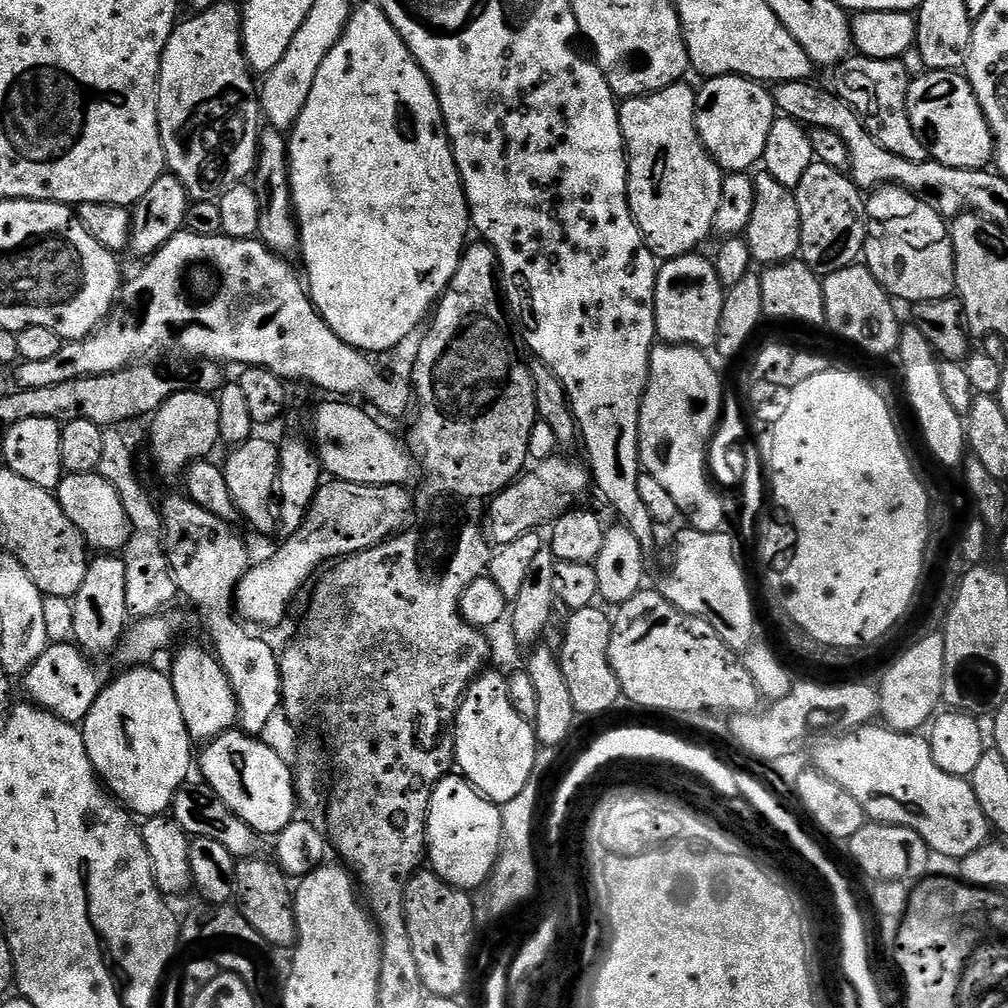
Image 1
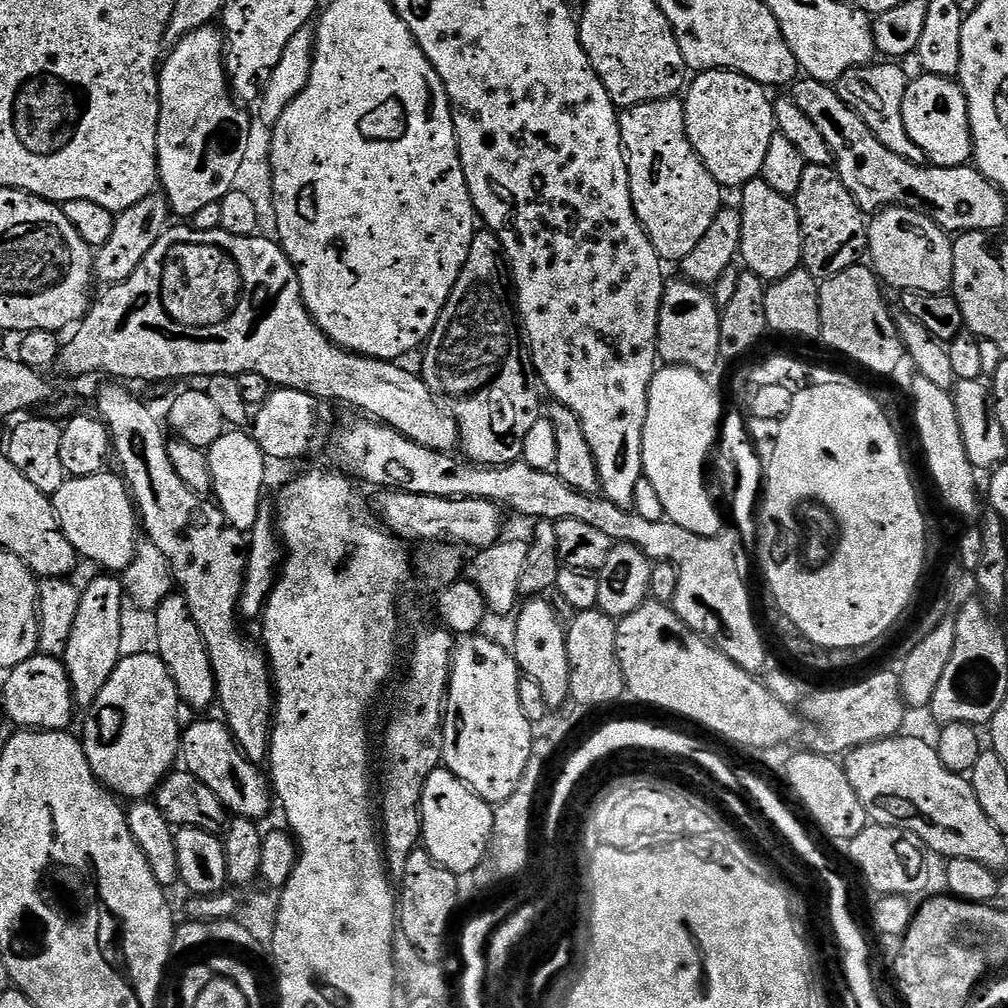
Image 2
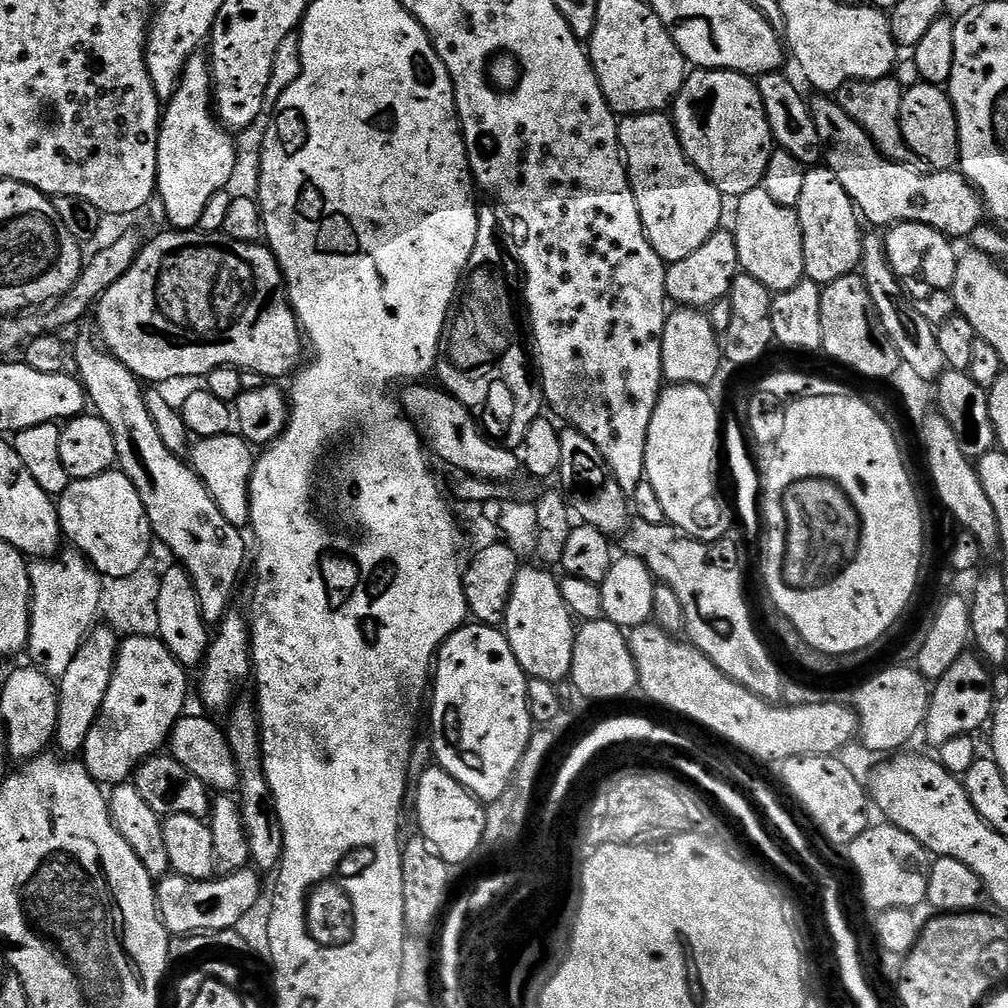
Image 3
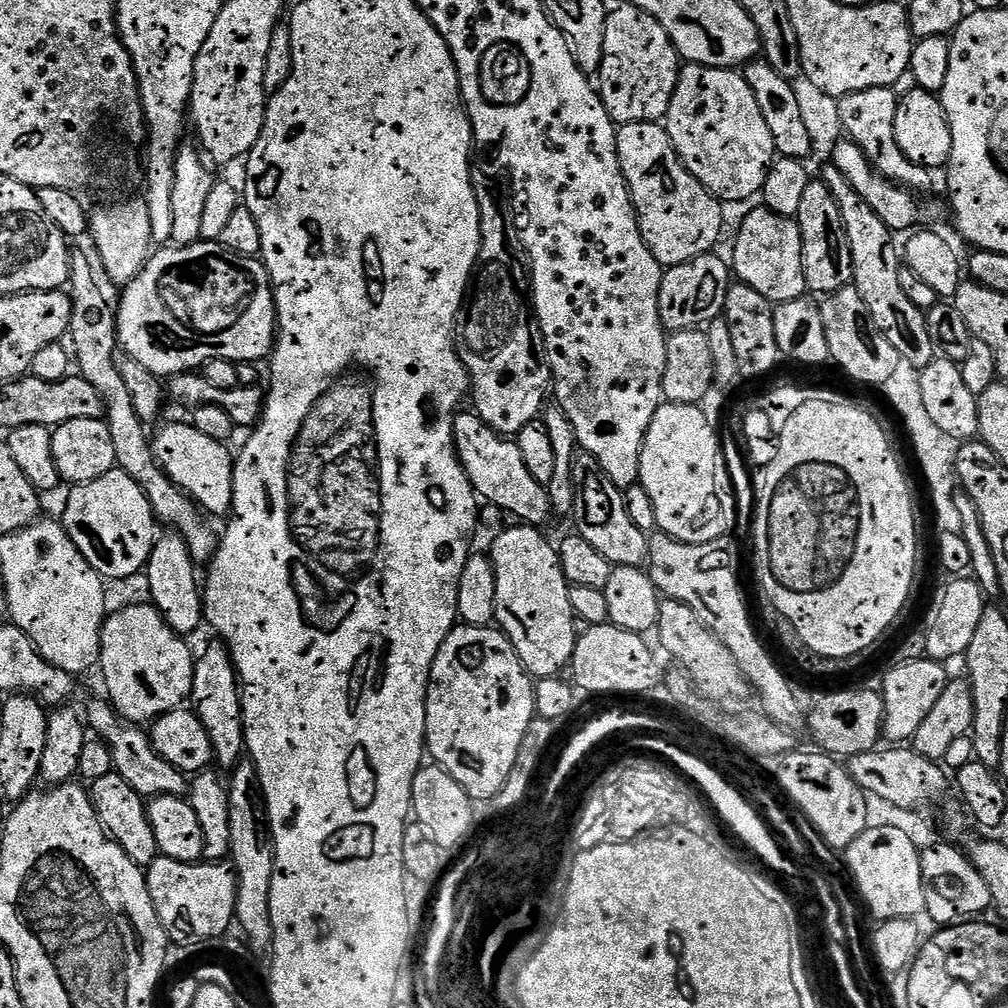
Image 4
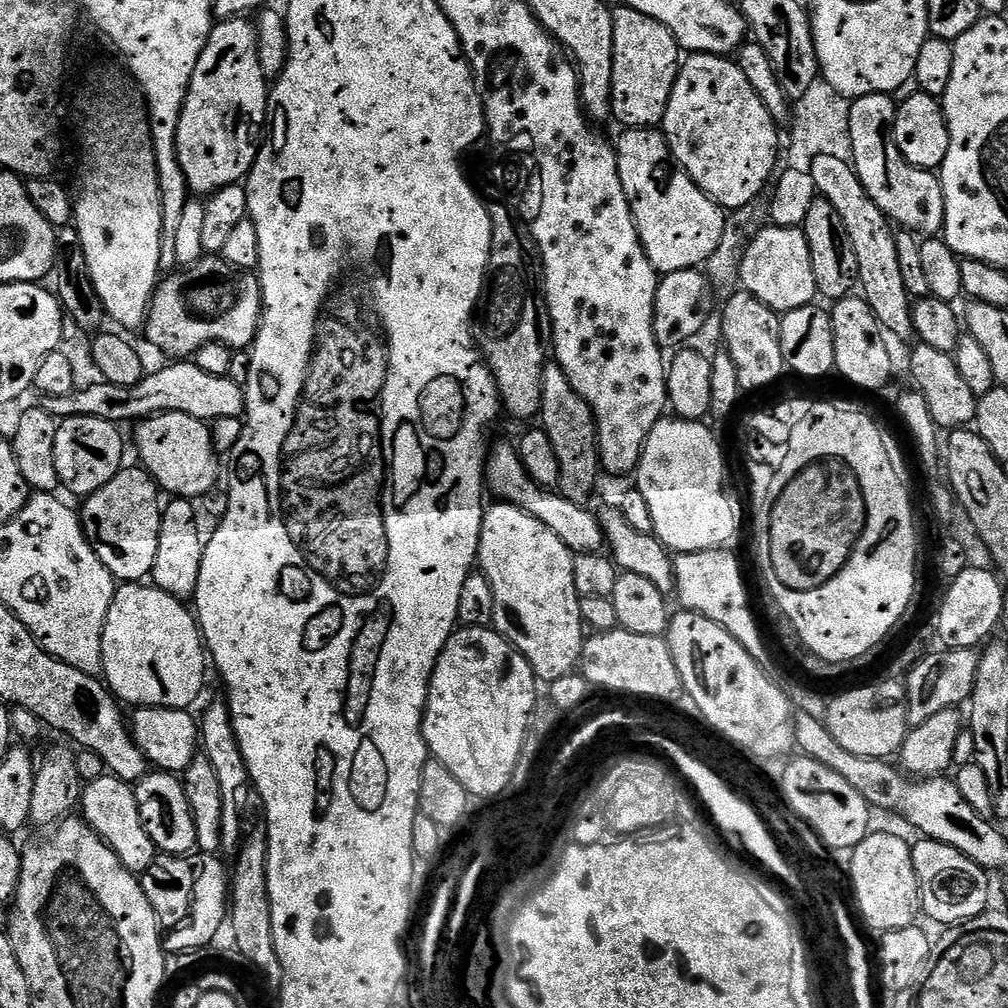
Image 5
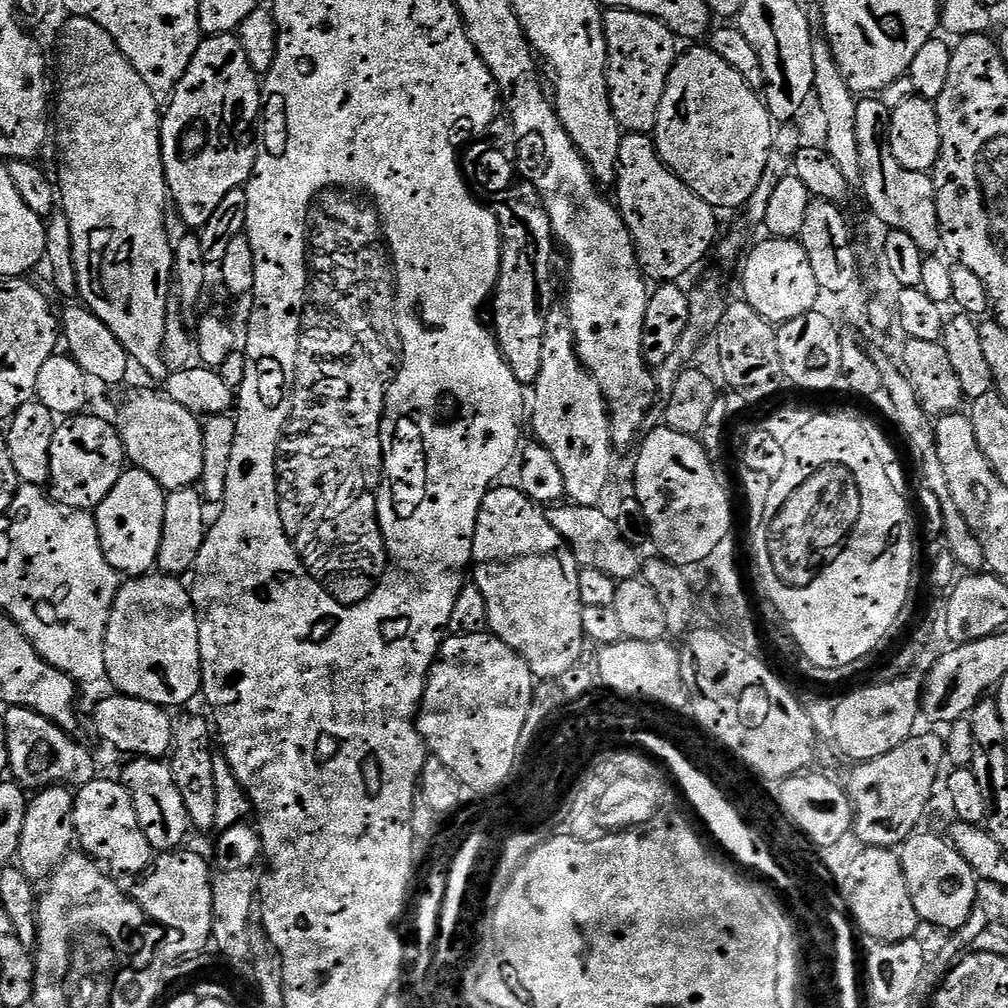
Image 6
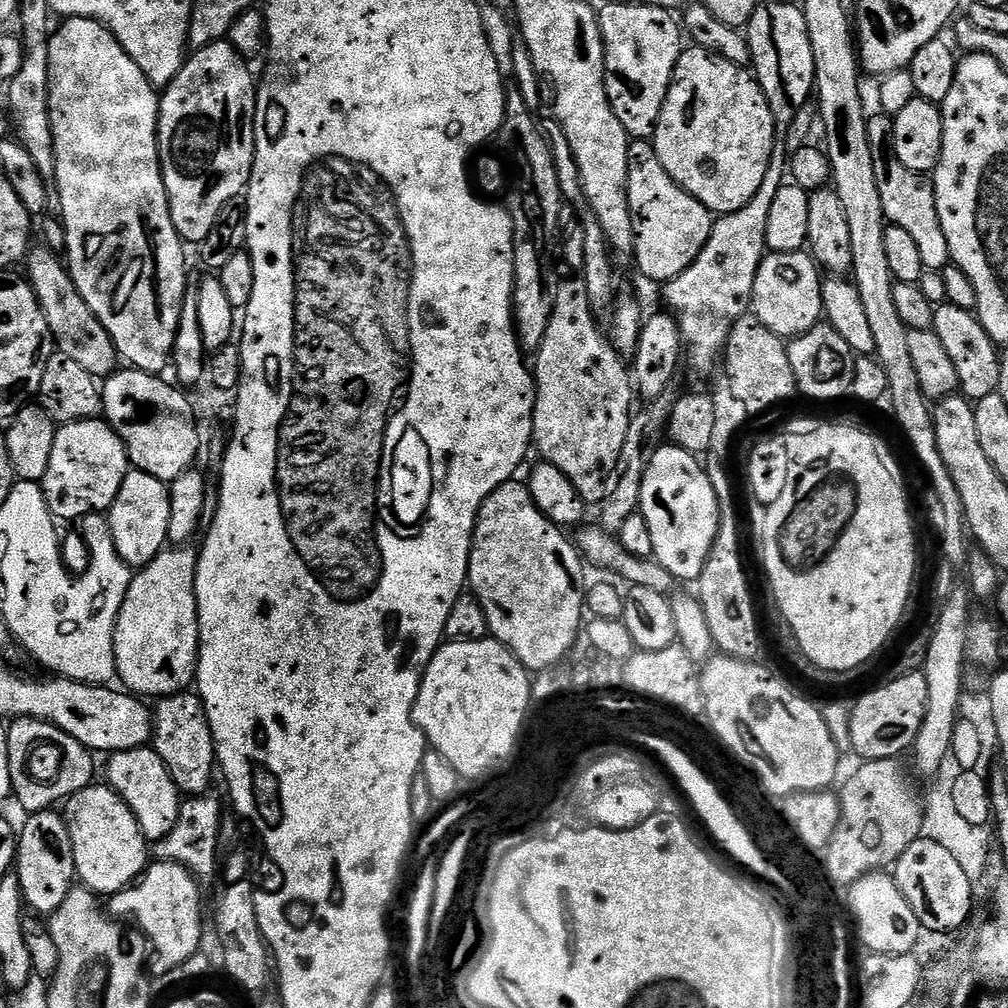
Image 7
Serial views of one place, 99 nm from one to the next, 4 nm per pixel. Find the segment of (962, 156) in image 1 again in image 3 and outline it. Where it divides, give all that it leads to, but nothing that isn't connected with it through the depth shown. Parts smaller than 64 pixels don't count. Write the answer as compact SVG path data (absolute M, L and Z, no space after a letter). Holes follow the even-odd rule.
M918 83L905 91L900 107L900 129L914 154L924 159L925 165L932 170L952 170L960 163L960 135L952 100L943 87L935 84Z

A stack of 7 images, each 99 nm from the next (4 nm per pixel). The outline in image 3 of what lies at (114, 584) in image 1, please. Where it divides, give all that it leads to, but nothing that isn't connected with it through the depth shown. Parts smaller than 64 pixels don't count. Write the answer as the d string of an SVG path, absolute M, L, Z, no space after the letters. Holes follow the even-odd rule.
M108 626L100 627L93 627L88 633L78 654L74 654L74 662L70 662L66 674L58 678L58 726L54 744L68 758L76 758L83 753L86 734L90 734L90 726L94 726L102 710L102 702L110 690L110 682L116 669L117 633Z

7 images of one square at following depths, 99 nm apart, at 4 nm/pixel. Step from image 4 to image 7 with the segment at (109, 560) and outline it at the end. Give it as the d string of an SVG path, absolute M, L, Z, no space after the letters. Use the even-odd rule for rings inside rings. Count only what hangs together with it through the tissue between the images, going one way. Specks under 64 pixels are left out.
M130 470L124 475L118 498L114 498L106 513L110 534L118 554L133 569L139 570L149 564L168 544L170 526L170 488L165 481L145 472Z

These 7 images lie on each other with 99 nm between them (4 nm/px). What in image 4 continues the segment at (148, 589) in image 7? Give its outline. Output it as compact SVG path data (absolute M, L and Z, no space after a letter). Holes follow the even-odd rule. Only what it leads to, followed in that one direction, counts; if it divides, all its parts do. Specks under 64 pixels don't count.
M151 603L130 605L121 612L109 615L100 631L100 662L104 668L104 684L108 687L107 699L113 708L132 726L144 726L155 722L159 716L165 716L181 707L192 695L194 670L196 662L194 652L188 649L188 644L181 633L176 632Z

